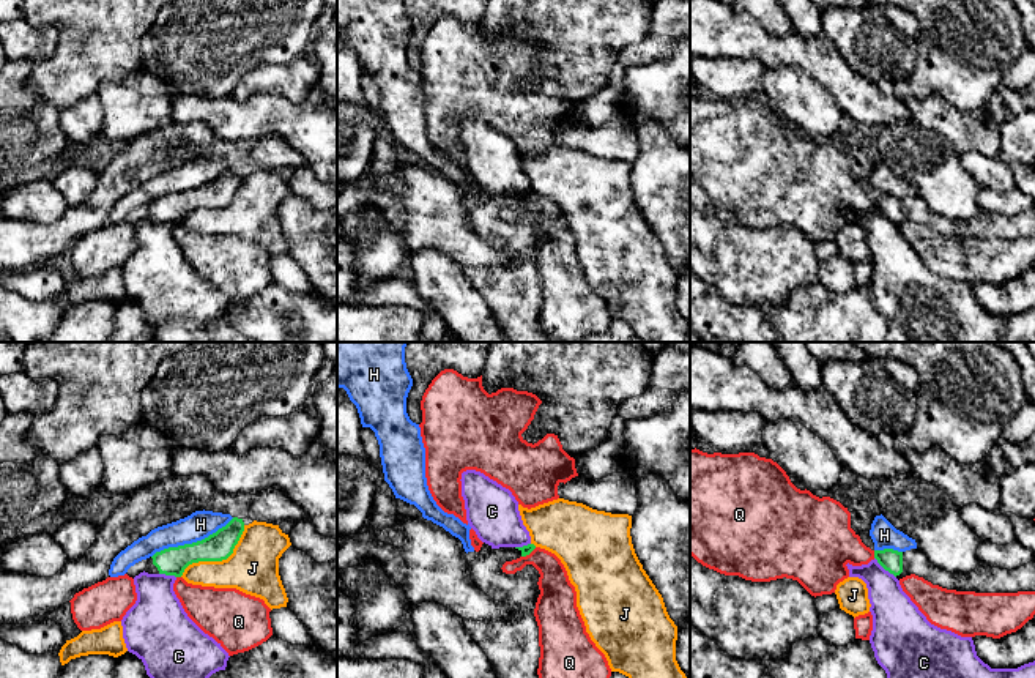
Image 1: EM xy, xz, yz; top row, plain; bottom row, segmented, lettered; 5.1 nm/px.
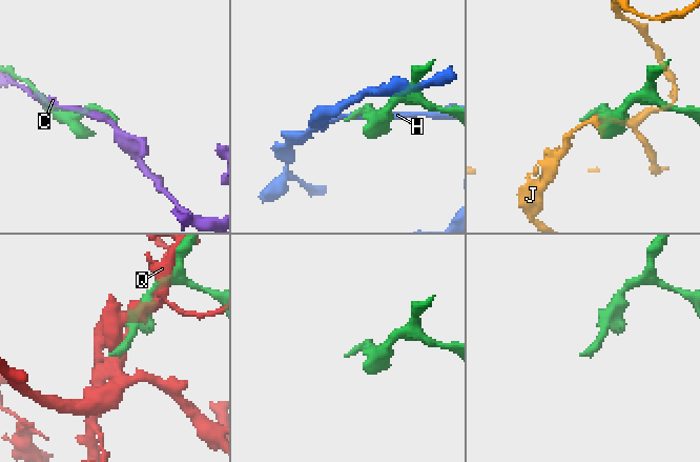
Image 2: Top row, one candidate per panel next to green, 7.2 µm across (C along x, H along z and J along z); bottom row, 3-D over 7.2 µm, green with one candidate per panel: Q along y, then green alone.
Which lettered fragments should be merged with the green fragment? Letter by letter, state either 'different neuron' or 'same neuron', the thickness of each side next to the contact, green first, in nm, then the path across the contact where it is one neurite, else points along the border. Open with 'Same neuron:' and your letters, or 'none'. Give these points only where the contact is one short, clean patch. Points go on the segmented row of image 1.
Same neuron: none
C: different neuron; 110 nm thick on the green side, 220 nm on the other
H: different neuron; 150 nm thick on the green side, 140 nm on the other; border along xy (233, 517), (200, 540), (164, 547), (152, 557)
J: different neuron; 150 nm thick on the green side, 260 nm on the other
Q: different neuron; 110 nm thick on the green side, 280 nm on the other

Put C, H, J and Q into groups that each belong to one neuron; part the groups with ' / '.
C / H / J / Q

